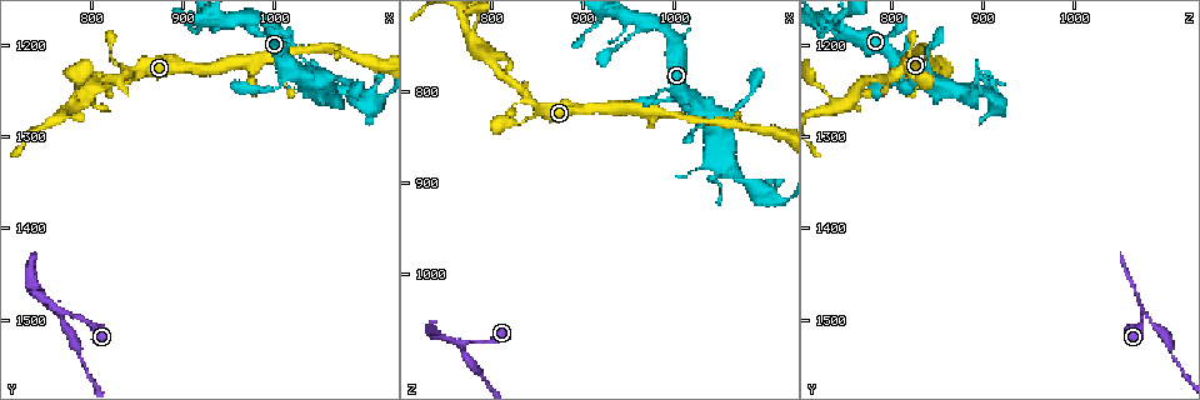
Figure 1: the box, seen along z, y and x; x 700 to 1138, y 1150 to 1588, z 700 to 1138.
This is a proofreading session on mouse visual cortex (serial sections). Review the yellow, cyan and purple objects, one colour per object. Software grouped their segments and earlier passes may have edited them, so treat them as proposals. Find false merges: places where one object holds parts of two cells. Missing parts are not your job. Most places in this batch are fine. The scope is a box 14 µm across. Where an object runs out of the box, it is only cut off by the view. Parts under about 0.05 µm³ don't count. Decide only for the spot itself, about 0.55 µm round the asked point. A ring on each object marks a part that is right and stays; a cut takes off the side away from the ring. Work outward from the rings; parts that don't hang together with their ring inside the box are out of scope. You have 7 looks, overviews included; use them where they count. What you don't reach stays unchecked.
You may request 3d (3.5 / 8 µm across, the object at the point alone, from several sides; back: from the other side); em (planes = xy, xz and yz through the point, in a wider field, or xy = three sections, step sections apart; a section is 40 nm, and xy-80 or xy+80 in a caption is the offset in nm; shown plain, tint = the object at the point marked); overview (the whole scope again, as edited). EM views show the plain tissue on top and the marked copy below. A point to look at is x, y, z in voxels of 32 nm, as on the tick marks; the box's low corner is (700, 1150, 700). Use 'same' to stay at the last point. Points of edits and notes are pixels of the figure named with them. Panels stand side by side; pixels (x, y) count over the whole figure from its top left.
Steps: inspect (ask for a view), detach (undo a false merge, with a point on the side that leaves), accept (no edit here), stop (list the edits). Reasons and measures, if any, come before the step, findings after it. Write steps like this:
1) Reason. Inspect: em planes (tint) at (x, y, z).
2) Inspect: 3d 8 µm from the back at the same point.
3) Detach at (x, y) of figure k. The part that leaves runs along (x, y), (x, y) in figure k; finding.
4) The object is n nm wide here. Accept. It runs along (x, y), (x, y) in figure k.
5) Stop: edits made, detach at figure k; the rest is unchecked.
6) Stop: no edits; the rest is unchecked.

Sharp bend. Inspect: 3d 3.5 µm from the back at (770, 1490, 1075).

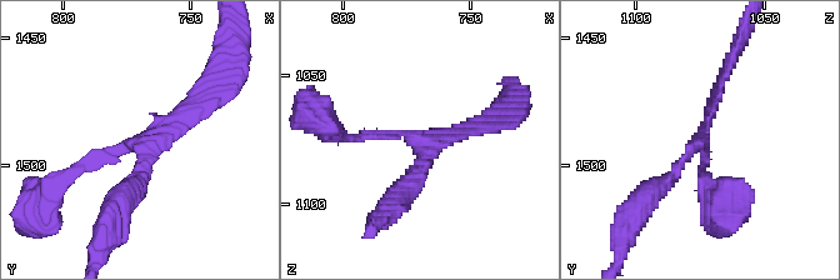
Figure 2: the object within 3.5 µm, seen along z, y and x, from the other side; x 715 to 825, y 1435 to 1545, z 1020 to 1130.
3 arms meet here; the arms are 150, 150, 250 nm wide. Inspect: em planes (tint) at (771, 1493, 1077).

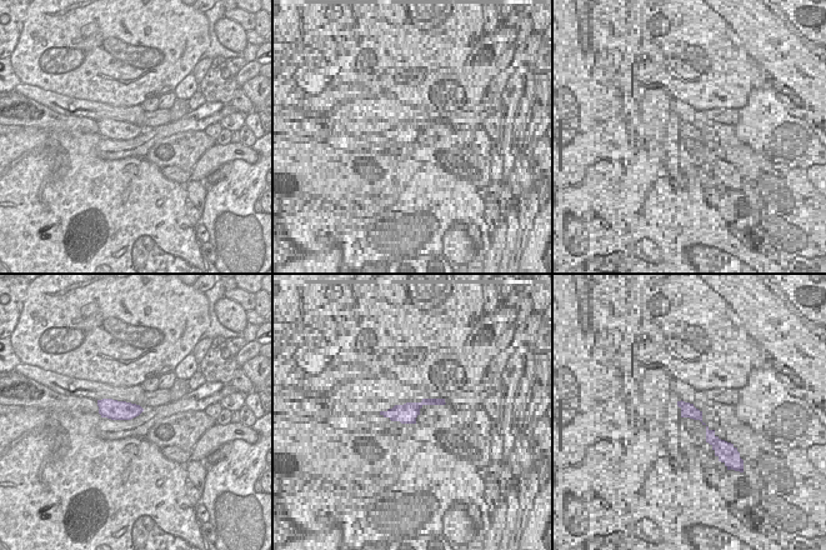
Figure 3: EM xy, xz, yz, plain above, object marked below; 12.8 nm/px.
Accept. One cell here.

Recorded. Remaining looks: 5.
Three-way junction. Inspect: em xy step 3 (tint) at (945, 1175, 730).

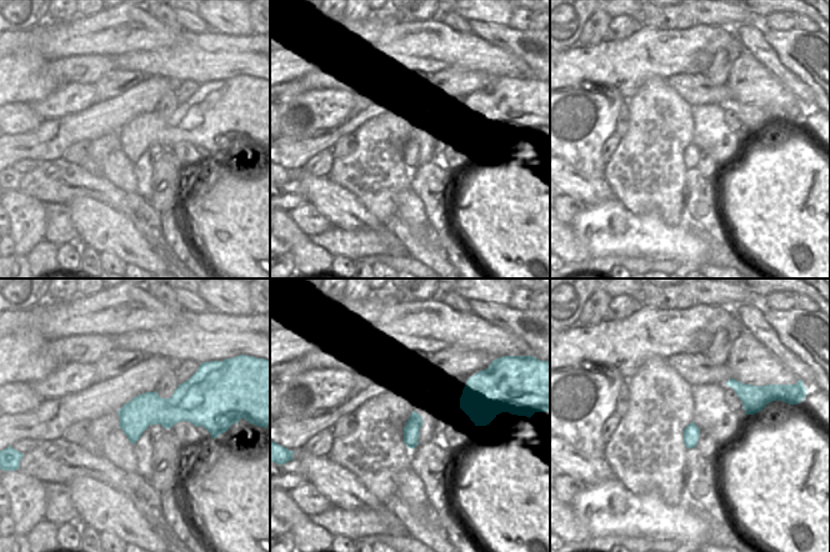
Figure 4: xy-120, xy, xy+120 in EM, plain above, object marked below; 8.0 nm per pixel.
Inspect: 3d 3.5 µm at the same point.

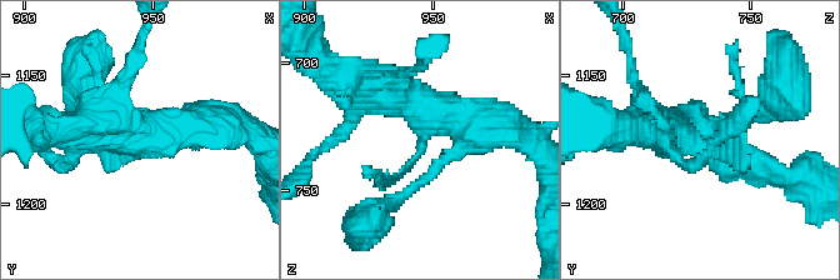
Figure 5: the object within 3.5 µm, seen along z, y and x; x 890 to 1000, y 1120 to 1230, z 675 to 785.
Accept. It runs along (481, 121), (435, 113), (420, 154), (381, 183) in figure 5; all the same cell.

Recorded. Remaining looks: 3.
Sharp bend. Inspect: em xy step 5 (tint) at (840, 1230, 810).

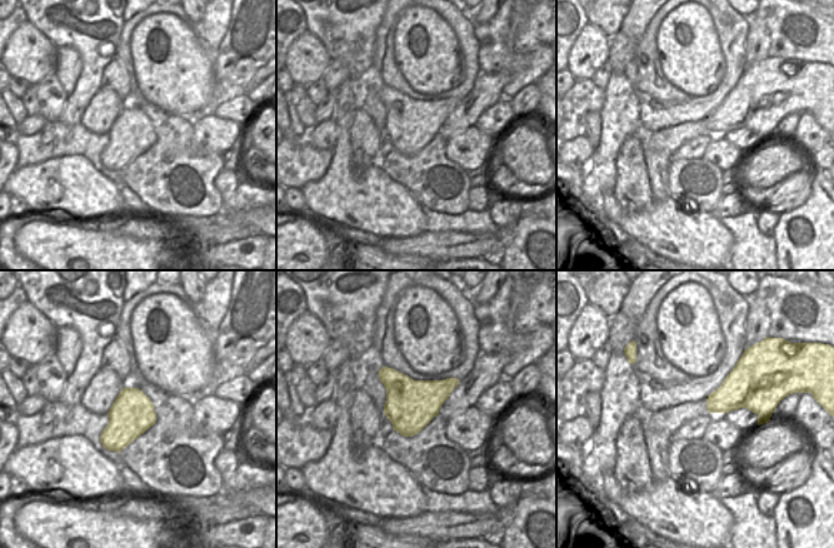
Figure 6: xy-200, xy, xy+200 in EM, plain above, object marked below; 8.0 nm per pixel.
See where the arms go. Inspect: 3d 3.5 µm at the same point.

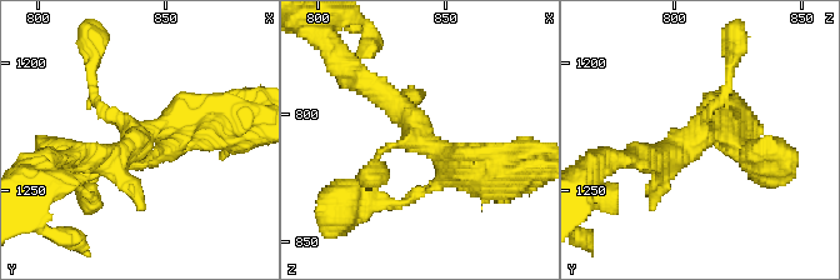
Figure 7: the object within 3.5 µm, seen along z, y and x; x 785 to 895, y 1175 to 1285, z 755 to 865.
Accept. It runs along (509, 173), (431, 148), (366, 84) in figure 7; continuous, no second cell.

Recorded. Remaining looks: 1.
Stop: no edits; the rest is unchecked.

